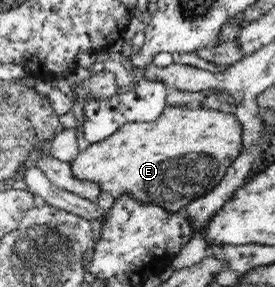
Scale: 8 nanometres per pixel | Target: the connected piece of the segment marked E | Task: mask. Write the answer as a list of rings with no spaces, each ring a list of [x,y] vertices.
[[[166,107],[159,117],[149,122],[128,122],[107,139],[93,143],[70,161],[71,172],[79,180],[99,184],[101,191],[119,199],[123,192],[145,205],[153,203],[169,213],[177,213],[209,193],[223,179],[227,169],[243,149],[242,126],[237,116],[206,107]]]

